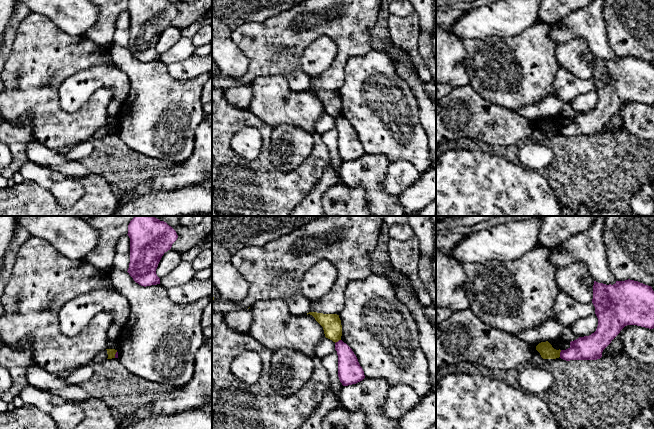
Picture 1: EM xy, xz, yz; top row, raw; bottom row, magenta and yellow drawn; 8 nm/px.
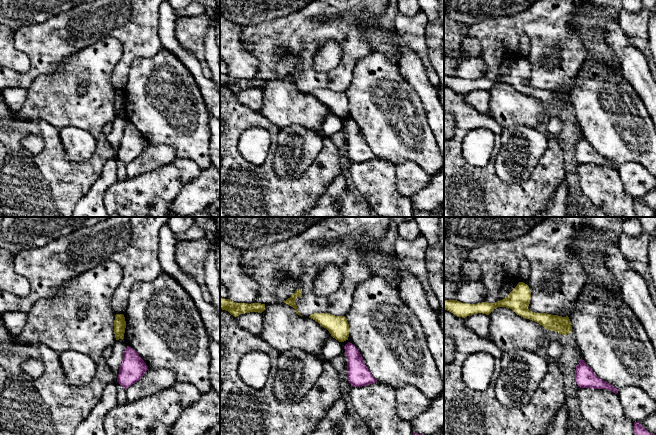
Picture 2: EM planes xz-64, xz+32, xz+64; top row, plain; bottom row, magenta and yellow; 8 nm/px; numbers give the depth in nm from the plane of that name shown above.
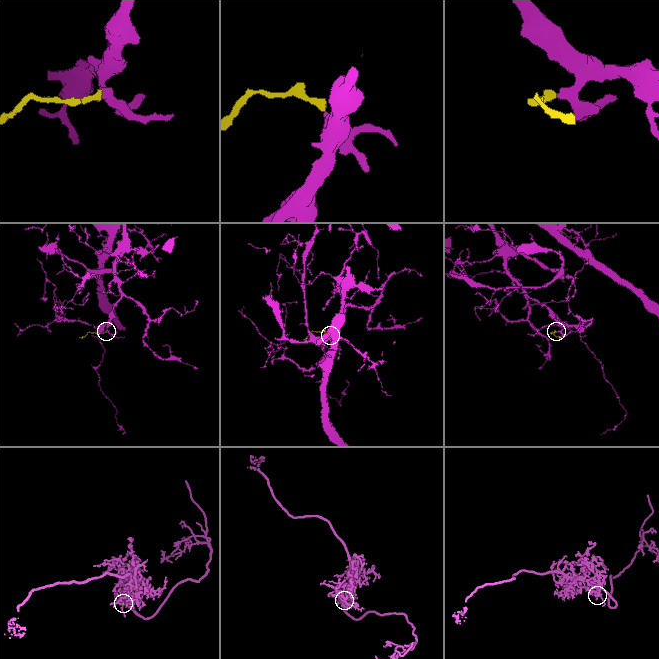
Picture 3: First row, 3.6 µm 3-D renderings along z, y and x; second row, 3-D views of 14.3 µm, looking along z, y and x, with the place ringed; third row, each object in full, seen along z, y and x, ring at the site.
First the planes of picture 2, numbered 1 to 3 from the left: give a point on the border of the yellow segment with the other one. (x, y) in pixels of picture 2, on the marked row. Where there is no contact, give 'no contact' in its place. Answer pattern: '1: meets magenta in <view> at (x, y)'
1: no contact
2: no contact
3: no contact

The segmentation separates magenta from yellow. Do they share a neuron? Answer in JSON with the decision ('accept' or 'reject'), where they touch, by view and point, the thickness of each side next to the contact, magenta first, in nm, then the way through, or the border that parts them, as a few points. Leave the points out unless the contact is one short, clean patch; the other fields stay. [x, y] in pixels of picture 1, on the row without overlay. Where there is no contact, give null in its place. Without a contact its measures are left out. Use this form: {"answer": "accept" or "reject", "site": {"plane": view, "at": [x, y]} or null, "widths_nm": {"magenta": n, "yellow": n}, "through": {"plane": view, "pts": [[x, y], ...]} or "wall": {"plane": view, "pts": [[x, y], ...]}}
{"answer": "reject", "site": {"plane": "yz", "at": [560, 129]}, "widths_nm": {"magenta": 190, "yellow": 120}, "wall": {"plane": "yz", "pts": [[561, 126], [559, 132]]}}

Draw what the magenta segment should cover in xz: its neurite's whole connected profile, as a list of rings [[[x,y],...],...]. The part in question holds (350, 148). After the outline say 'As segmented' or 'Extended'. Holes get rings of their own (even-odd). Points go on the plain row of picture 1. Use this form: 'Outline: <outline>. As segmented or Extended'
Outline: [[[339,116],[335,119],[338,131],[338,153],[343,162],[356,160],[365,154],[364,147],[352,125]]]. As segmented

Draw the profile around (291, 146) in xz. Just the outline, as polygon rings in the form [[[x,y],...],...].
[[[290,124],[273,128],[271,161],[283,171],[299,167],[314,148],[314,134]]]

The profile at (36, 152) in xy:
[[[36,140],[27,144],[26,155],[28,160],[60,172],[69,179],[80,181],[92,173],[78,160],[70,160],[59,151],[49,149]]]

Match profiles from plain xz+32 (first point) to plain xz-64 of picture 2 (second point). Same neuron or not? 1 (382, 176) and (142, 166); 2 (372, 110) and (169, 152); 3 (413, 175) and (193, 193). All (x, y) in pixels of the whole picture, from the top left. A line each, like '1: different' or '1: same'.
1: same
2: different
3: different

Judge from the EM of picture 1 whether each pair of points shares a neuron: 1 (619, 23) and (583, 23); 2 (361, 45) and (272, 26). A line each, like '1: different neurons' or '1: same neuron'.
1: different neurons
2: same neuron

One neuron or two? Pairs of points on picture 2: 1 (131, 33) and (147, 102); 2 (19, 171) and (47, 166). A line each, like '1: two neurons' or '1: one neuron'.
1: two neurons
2: one neuron

